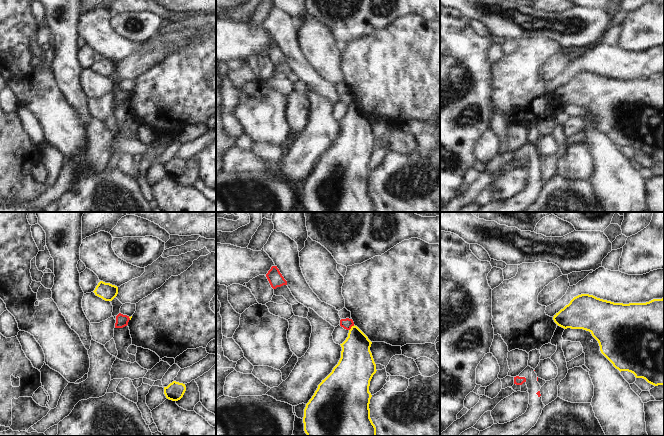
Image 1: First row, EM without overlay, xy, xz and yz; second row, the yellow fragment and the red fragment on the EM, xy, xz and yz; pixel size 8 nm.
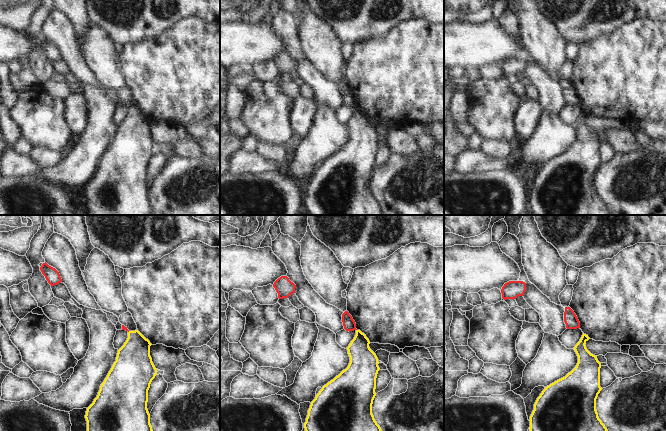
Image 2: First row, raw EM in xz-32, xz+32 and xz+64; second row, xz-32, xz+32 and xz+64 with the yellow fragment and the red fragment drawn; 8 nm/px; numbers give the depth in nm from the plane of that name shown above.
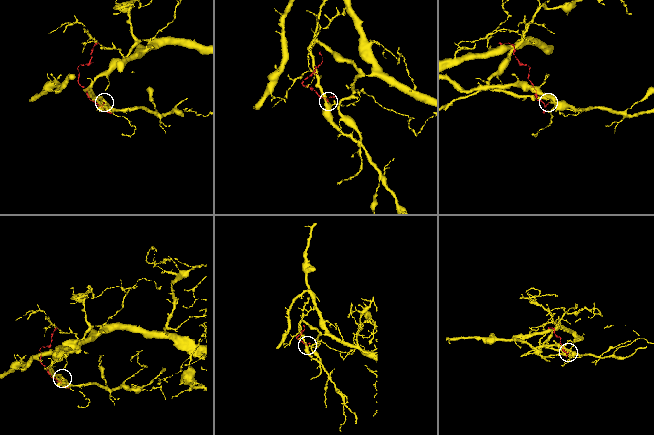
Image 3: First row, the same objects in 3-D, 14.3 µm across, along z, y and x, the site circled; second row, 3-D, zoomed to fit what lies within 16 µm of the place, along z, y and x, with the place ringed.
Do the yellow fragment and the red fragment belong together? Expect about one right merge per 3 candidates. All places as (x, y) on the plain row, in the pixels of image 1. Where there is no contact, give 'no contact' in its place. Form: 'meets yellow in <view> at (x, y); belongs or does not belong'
meets yellow in xz at (351, 103); does not belong

